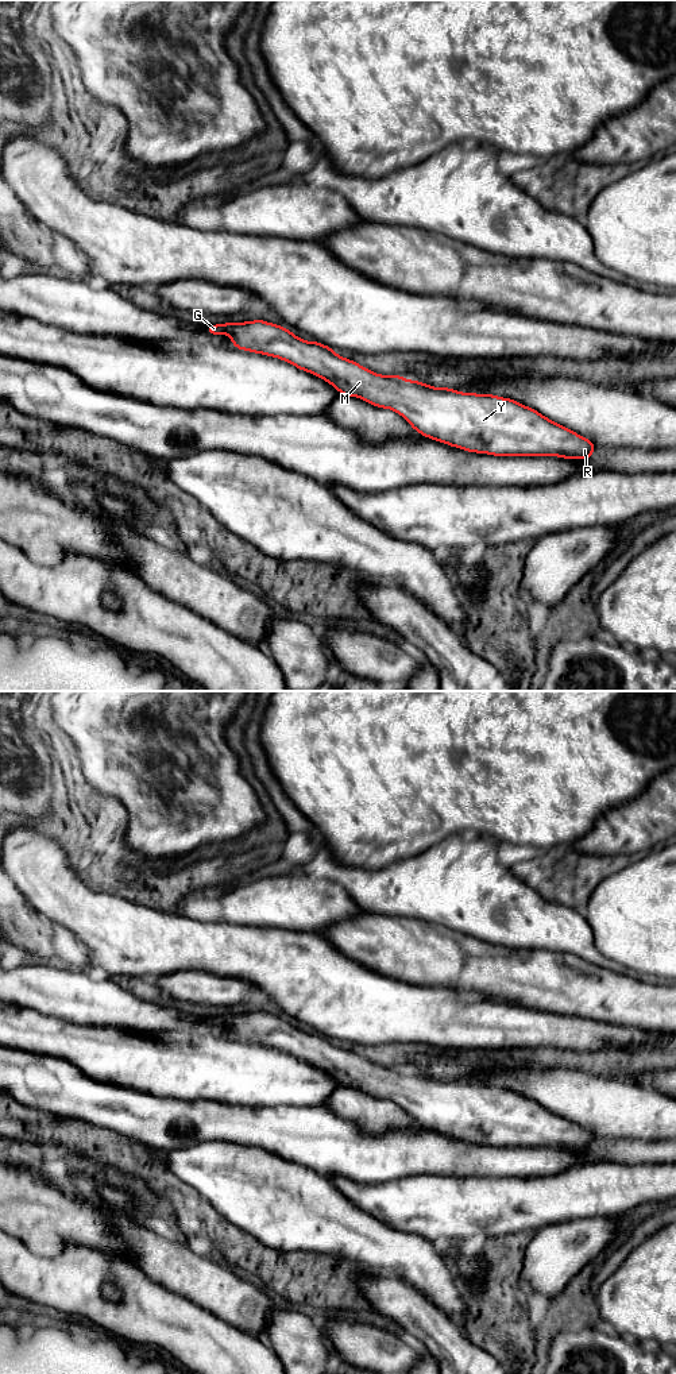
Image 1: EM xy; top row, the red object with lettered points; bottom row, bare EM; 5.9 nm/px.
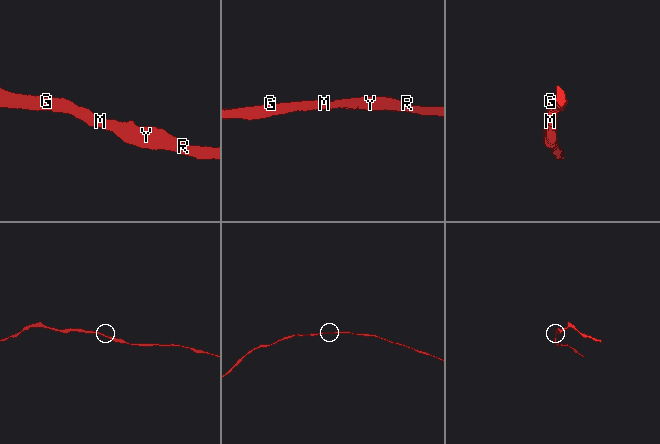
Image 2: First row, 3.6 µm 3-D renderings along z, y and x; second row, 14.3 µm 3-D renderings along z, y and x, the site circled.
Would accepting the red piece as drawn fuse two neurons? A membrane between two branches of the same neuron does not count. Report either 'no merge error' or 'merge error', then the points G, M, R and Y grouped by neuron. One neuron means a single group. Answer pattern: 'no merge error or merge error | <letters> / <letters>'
no merge error | G M R Y

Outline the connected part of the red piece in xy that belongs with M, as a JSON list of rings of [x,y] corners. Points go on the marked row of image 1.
[[[262,319],[206,325],[206,332],[228,335],[237,350],[289,362],[327,381],[341,395],[391,409],[422,436],[467,452],[588,459],[595,449],[588,439],[514,400],[381,375],[339,356],[328,346],[302,340]]]

